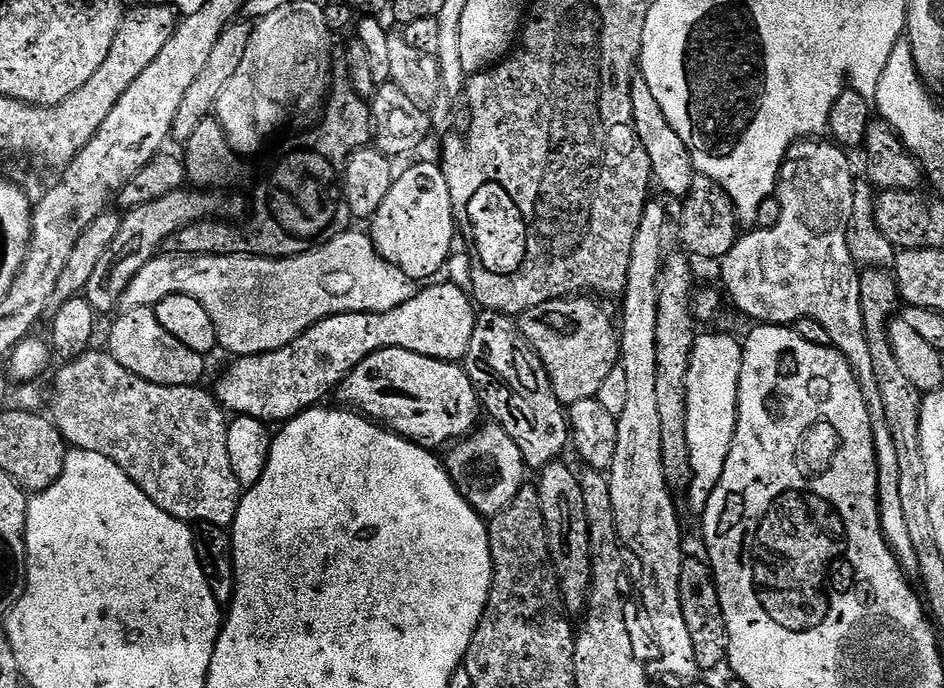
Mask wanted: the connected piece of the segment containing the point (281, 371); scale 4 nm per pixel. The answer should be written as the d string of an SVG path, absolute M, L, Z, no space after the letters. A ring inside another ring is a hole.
M432 282L427 286L421 287L417 291L416 296L410 298L408 302L402 306L398 306L394 310L386 310L385 312L343 312L337 316L328 316L324 320L320 320L314 326L310 326L298 338L294 338L286 346L282 346L273 352L263 352L257 356L242 356L231 361L232 365L225 370L220 376L220 381L214 387L214 395L221 405L229 413L236 416L249 416L250 418L258 418L265 422L273 422L272 420L280 420L279 422L287 422L292 420L299 412L305 412L308 408L315 408L321 403L320 400L324 395L331 393L342 382L342 378L346 378L346 374L350 374L350 370L354 370L354 366L358 366L358 362L362 362L370 354L374 354L383 348L401 348L402 350L414 350L414 354L426 354L430 358L438 358L439 360L451 360L453 362L463 361L467 352L467 346L470 344L470 336L474 331L477 309L474 307L474 300L467 291L464 292L456 284L436 284L440 282Z

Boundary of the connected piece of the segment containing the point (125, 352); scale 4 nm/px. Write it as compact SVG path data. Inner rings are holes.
M130 308L119 314L108 332L106 348L130 374L162 386L196 386L203 381L200 380L204 376L203 358L190 345L183 344L180 336L170 334L153 309Z

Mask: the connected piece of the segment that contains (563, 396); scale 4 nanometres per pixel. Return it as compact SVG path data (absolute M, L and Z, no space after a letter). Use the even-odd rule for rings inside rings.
M573 294L559 300L547 300L542 306L534 306L521 312L518 317L520 336L536 352L549 376L553 394L563 406L571 406L587 399L597 399L602 390L602 382L610 378L610 374L621 363L620 333L617 321L603 308L599 299L588 294Z

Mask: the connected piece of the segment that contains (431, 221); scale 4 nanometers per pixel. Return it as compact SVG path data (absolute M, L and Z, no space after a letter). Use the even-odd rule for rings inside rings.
M439 163L412 164L401 176L399 173L390 186L390 194L382 198L382 206L371 216L371 224L372 244L386 262L398 266L402 274L417 282L439 277L436 275L452 252L452 232L454 236L450 186L443 167Z

